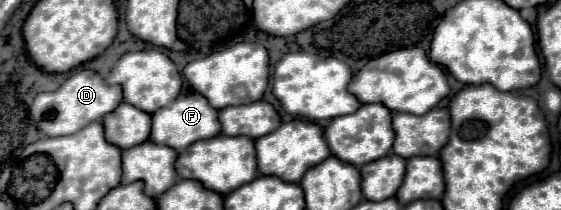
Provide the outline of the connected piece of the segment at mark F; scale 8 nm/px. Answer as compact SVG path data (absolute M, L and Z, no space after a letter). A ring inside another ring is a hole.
M193 92L179 96L171 106L165 106L153 114L153 128L151 128L151 138L155 144L165 144L175 150L181 150L185 146L191 146L193 142L201 138L213 138L221 132L219 124L219 110L215 110L205 96Z

